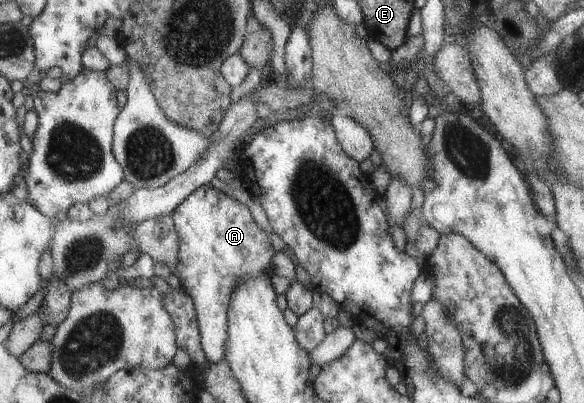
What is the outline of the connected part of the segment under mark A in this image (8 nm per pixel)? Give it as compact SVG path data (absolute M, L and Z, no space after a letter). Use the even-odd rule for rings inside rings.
M209 183L191 191L170 214L178 240L178 263L171 270L192 300L200 345L209 364L223 358L226 350L226 312L237 279L268 270L273 248L265 232L257 228L249 210L213 190Z

